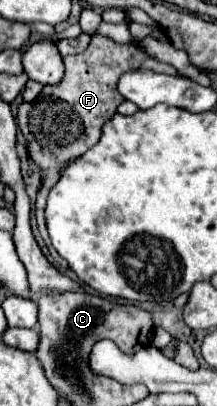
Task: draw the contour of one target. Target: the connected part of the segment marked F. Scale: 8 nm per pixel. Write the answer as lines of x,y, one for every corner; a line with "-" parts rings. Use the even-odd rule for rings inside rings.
100,35
92,37
86,51
62,59
66,67
62,81
58,85
44,85
38,99
20,103
16,113
18,127
28,141
28,153
42,169
42,189
38,199
46,199
48,189
60,179
64,161
84,155
98,143
104,123
114,117
116,107
122,103
122,95
116,91
116,81
124,71
152,69
156,73
180,75
172,65
150,57
136,41
122,45

